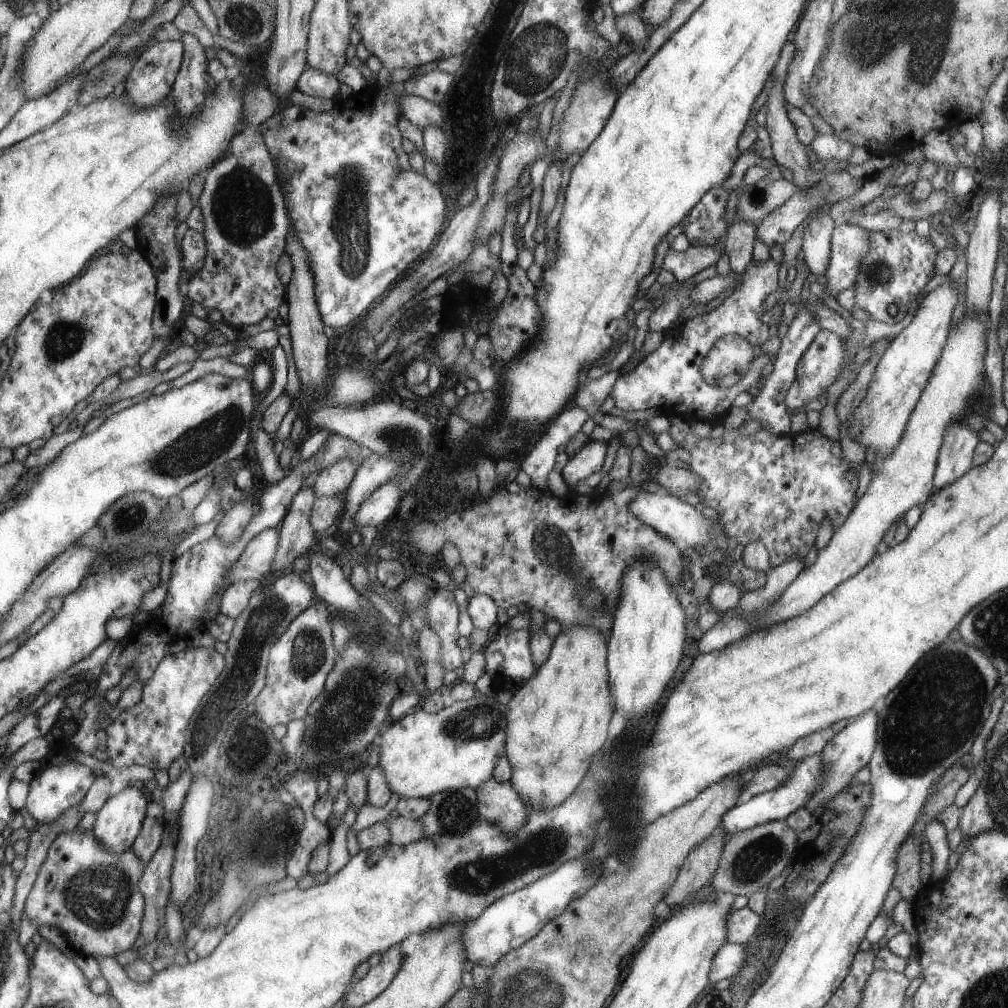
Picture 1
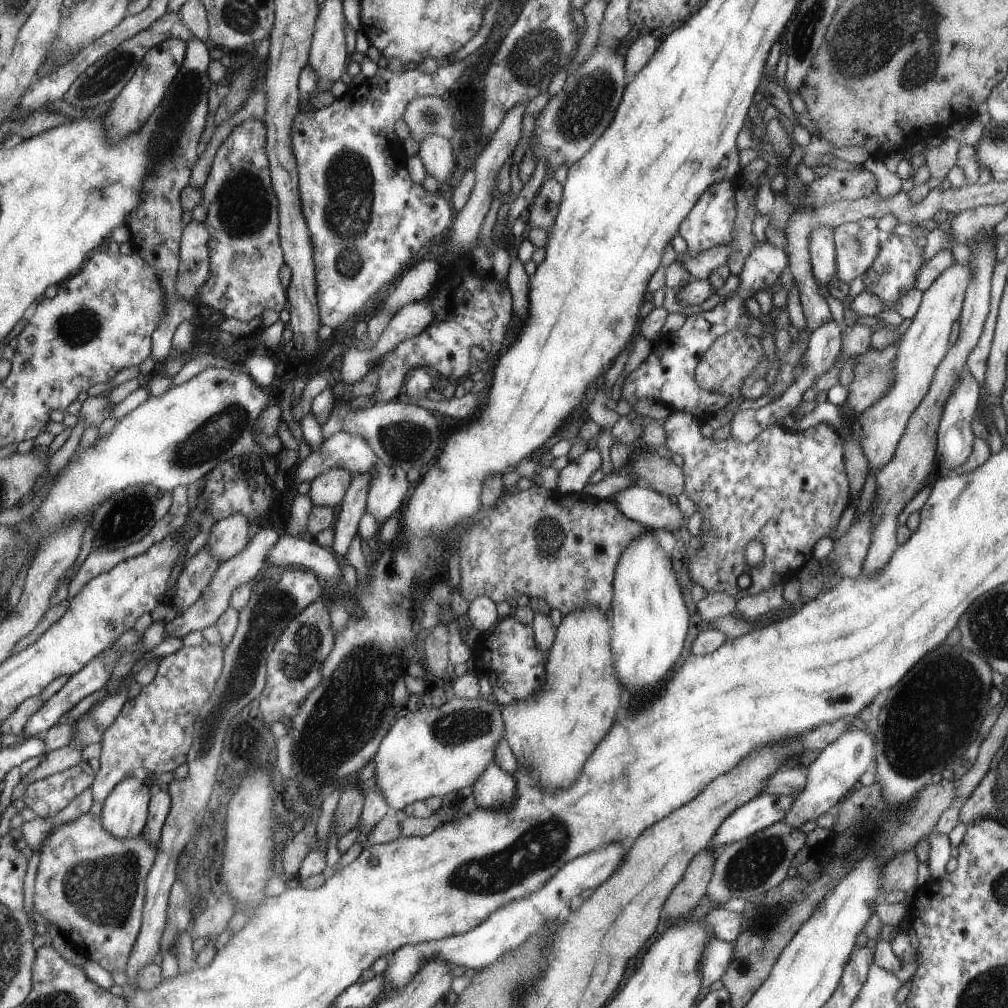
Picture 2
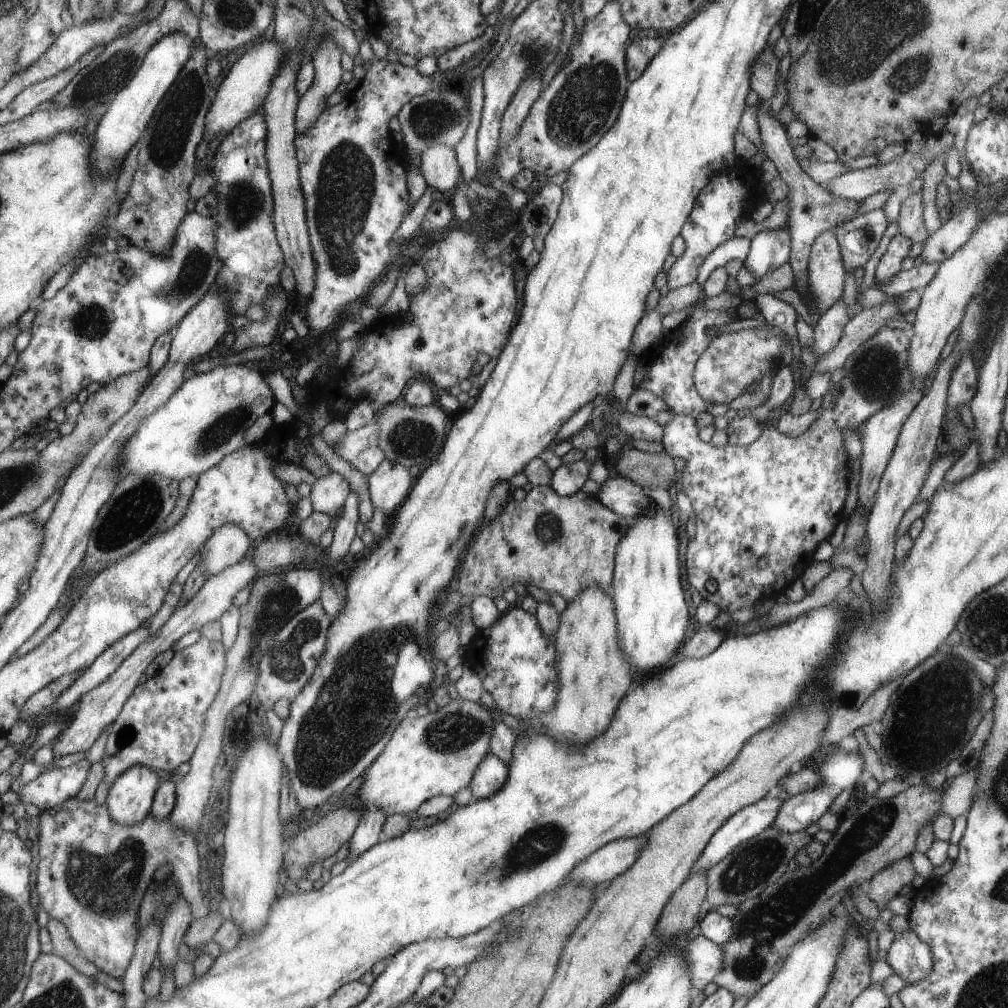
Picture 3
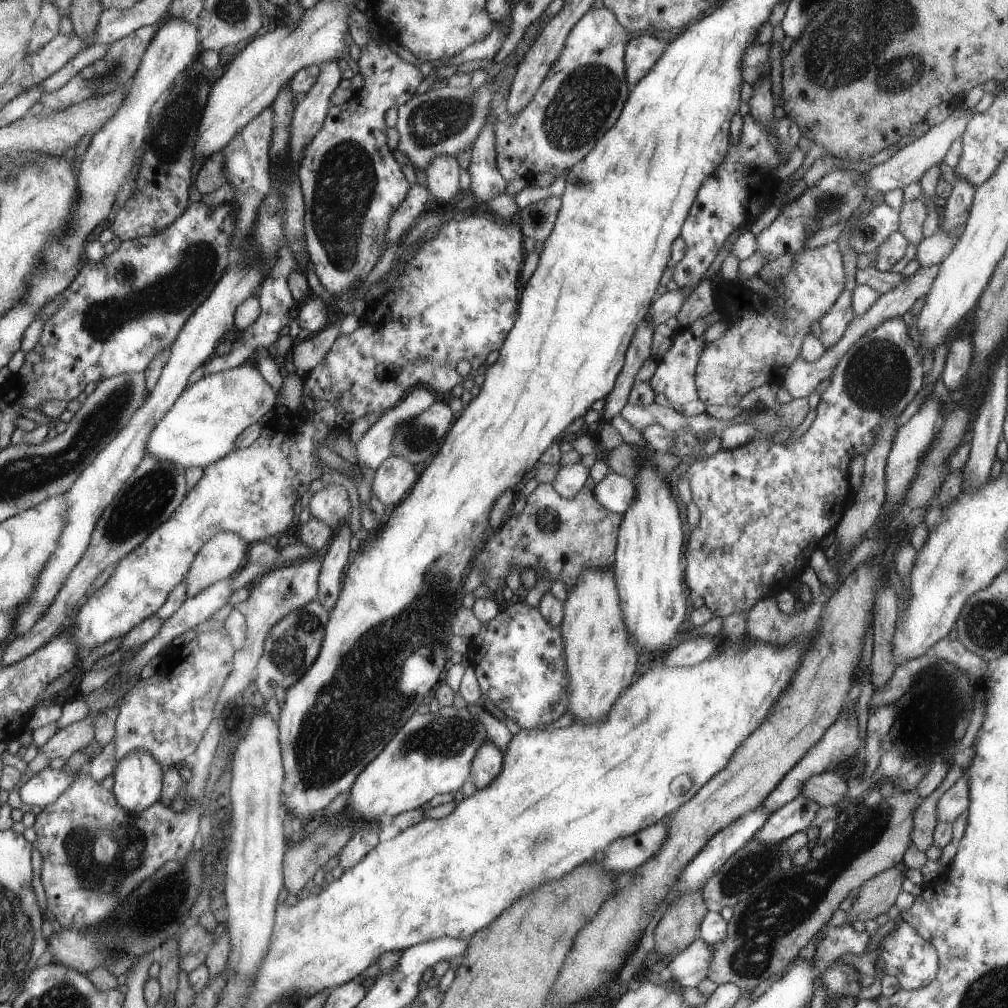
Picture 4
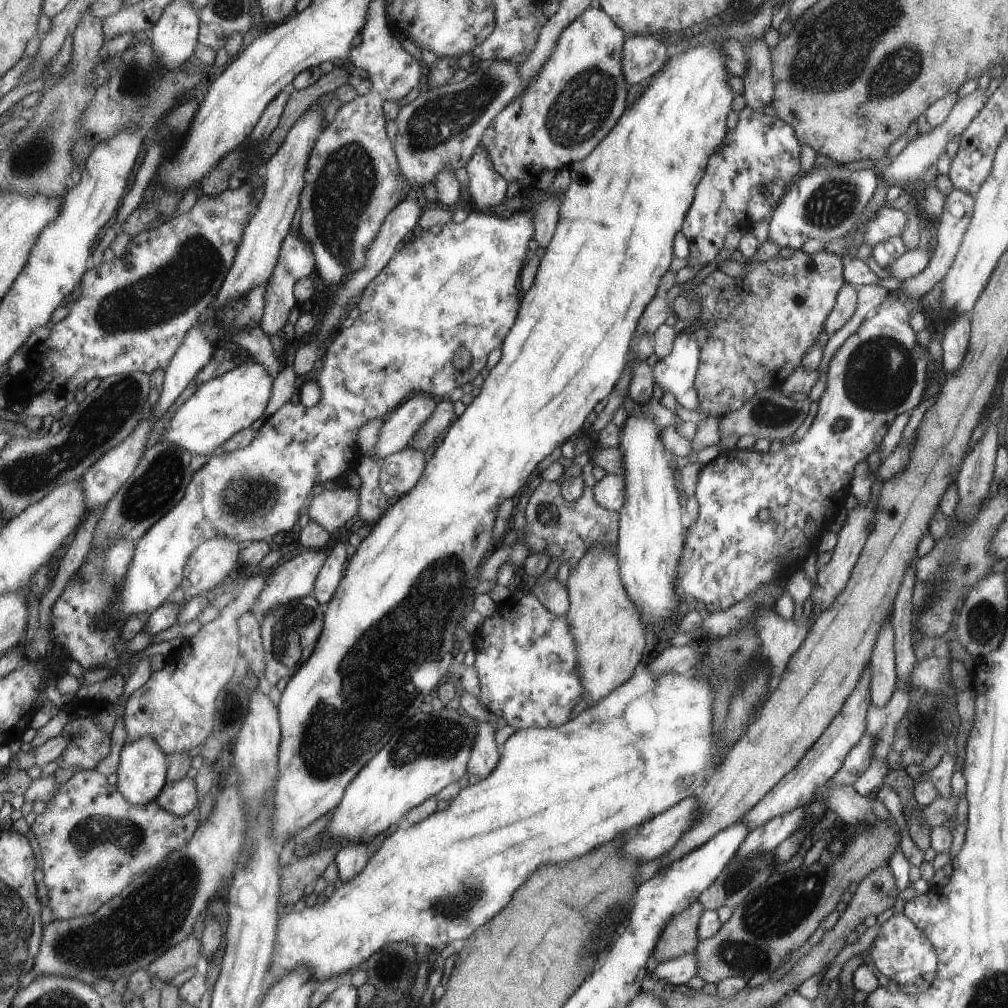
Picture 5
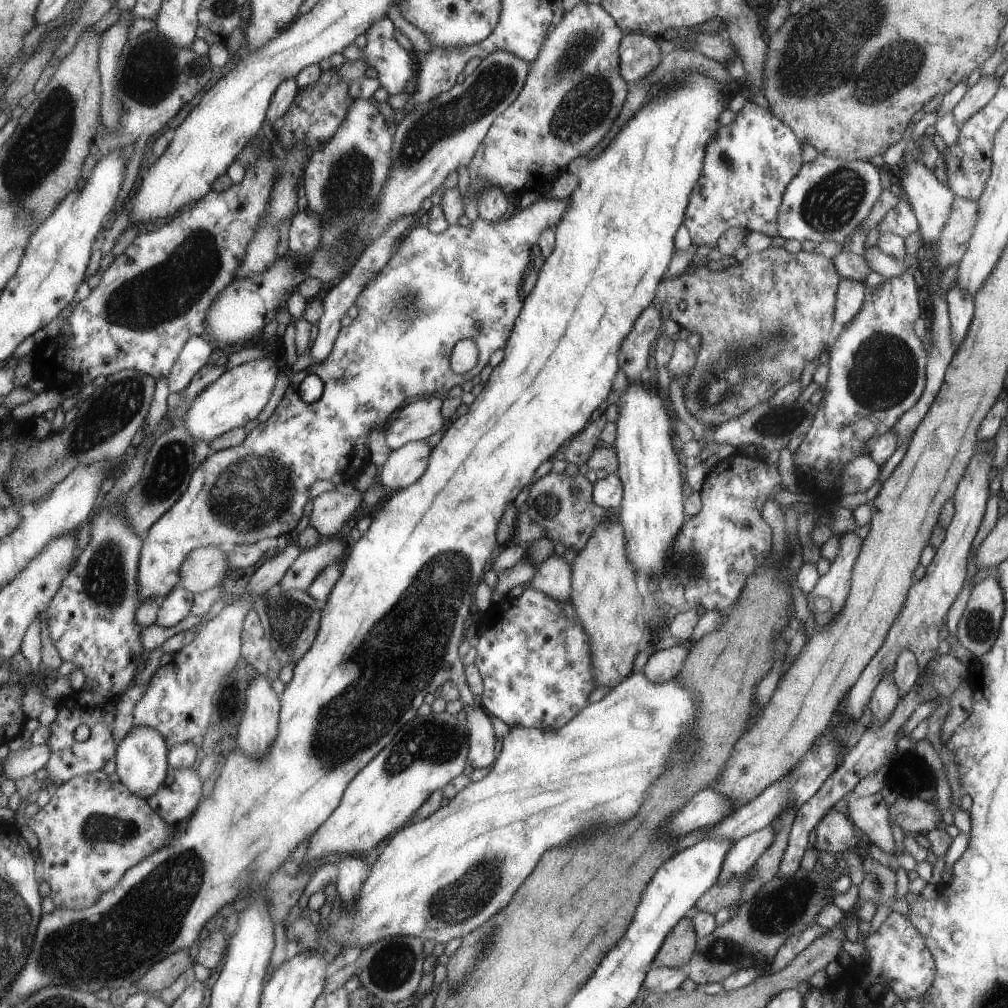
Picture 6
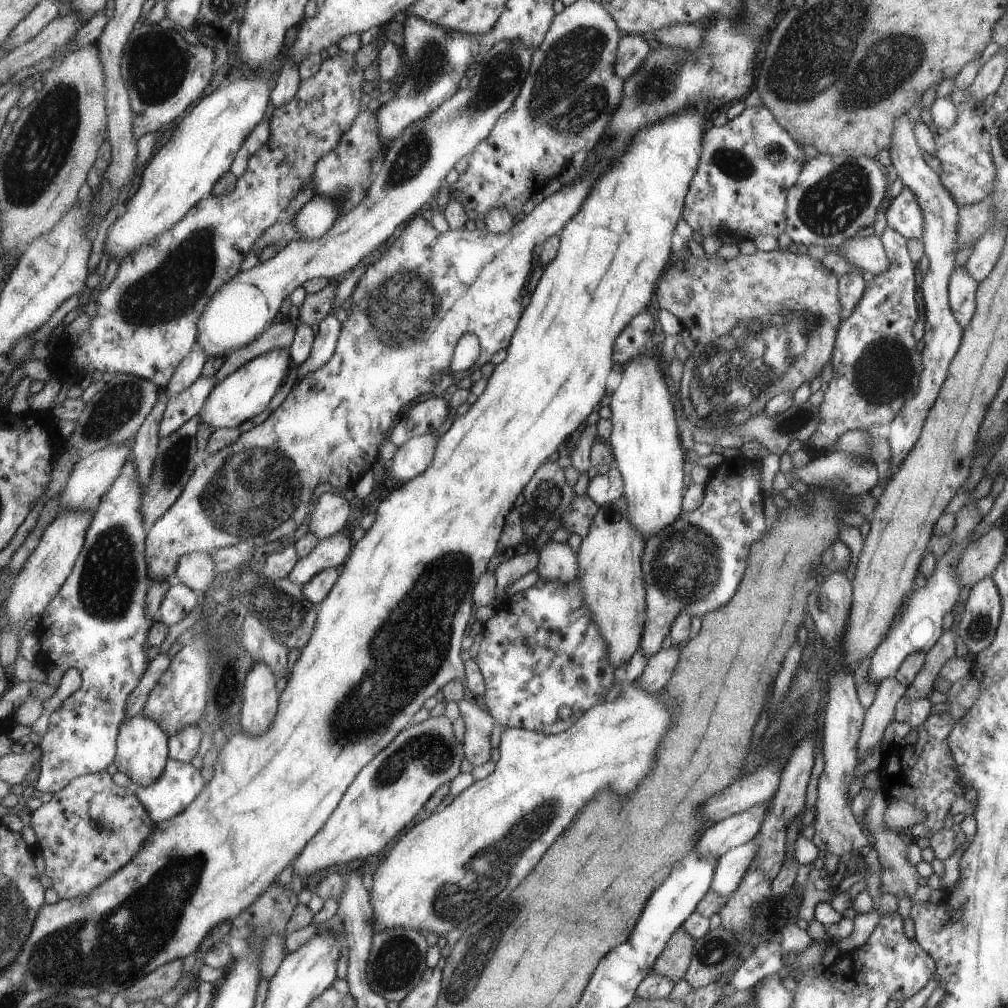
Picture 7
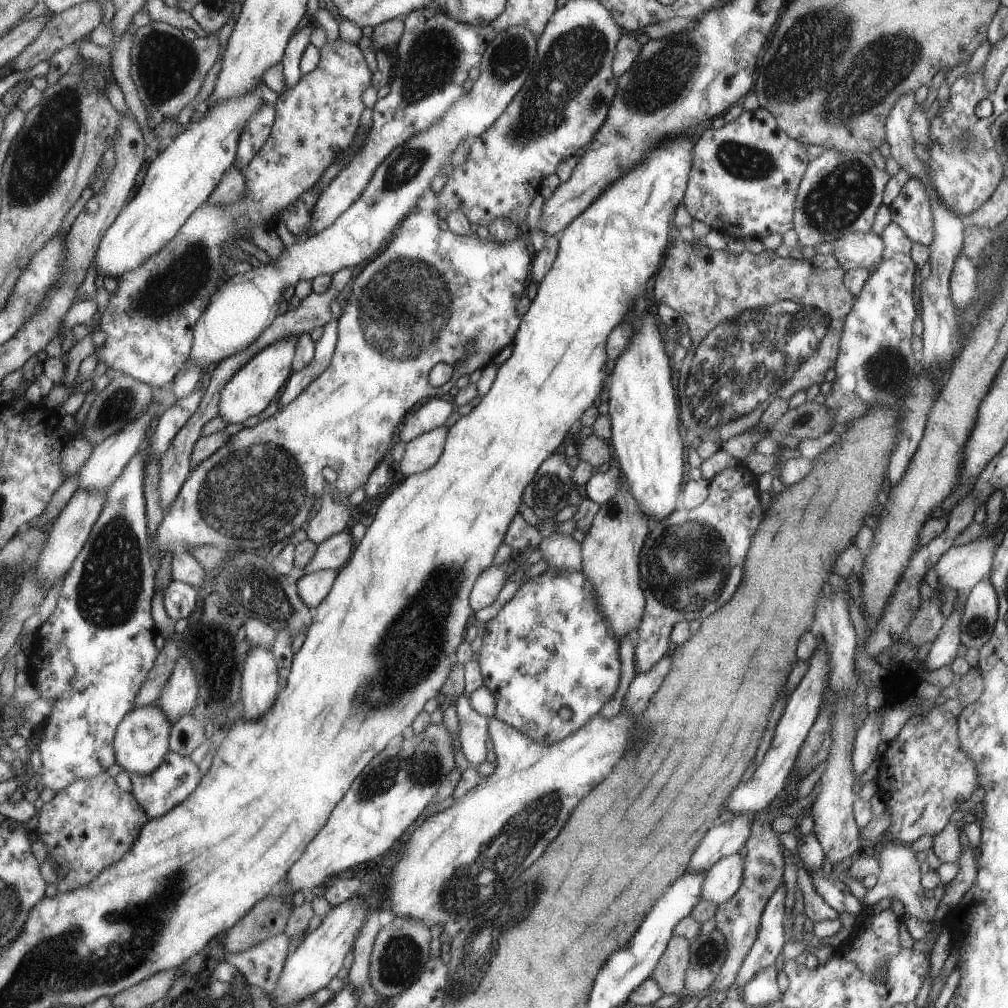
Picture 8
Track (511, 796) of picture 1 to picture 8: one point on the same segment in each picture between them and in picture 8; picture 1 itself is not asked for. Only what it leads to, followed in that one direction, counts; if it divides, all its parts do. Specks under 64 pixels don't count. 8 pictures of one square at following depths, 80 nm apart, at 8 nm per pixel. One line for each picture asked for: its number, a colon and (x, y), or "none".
2: (494, 788)
3: (490, 775)
4: (487, 762)
5: (484, 755)
6: (480, 754)
7: (477, 723)
8: (472, 728)

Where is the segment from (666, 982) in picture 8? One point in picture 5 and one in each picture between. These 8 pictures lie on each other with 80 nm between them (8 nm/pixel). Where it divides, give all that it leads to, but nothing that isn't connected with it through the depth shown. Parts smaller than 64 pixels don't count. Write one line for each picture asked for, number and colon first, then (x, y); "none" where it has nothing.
5: (680, 936)
6: (680, 945)
7: (674, 961)

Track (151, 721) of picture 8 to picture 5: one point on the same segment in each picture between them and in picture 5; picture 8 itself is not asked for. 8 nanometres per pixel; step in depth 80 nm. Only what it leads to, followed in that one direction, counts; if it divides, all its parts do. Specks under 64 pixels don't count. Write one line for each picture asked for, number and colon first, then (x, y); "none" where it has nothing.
5: (143, 771)
6: (143, 764)
7: (143, 744)

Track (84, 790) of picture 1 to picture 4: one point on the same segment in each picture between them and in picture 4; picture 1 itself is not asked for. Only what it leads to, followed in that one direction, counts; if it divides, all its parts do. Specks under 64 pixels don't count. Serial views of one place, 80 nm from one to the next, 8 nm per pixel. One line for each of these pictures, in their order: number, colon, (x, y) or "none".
2: (46, 797)
3: (52, 787)
4: (44, 788)

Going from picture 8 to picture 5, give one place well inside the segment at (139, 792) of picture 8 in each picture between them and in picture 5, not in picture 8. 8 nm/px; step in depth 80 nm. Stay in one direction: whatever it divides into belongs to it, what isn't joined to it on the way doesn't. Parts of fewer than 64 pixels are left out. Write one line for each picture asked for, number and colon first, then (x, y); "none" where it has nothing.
5: (180, 798)
6: (182, 791)
7: (181, 782)

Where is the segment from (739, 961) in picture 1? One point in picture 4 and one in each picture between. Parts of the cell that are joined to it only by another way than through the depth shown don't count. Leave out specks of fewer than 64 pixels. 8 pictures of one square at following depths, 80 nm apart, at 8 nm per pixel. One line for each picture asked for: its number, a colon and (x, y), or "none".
2: (716, 955)
3: (705, 957)
4: (688, 967)

